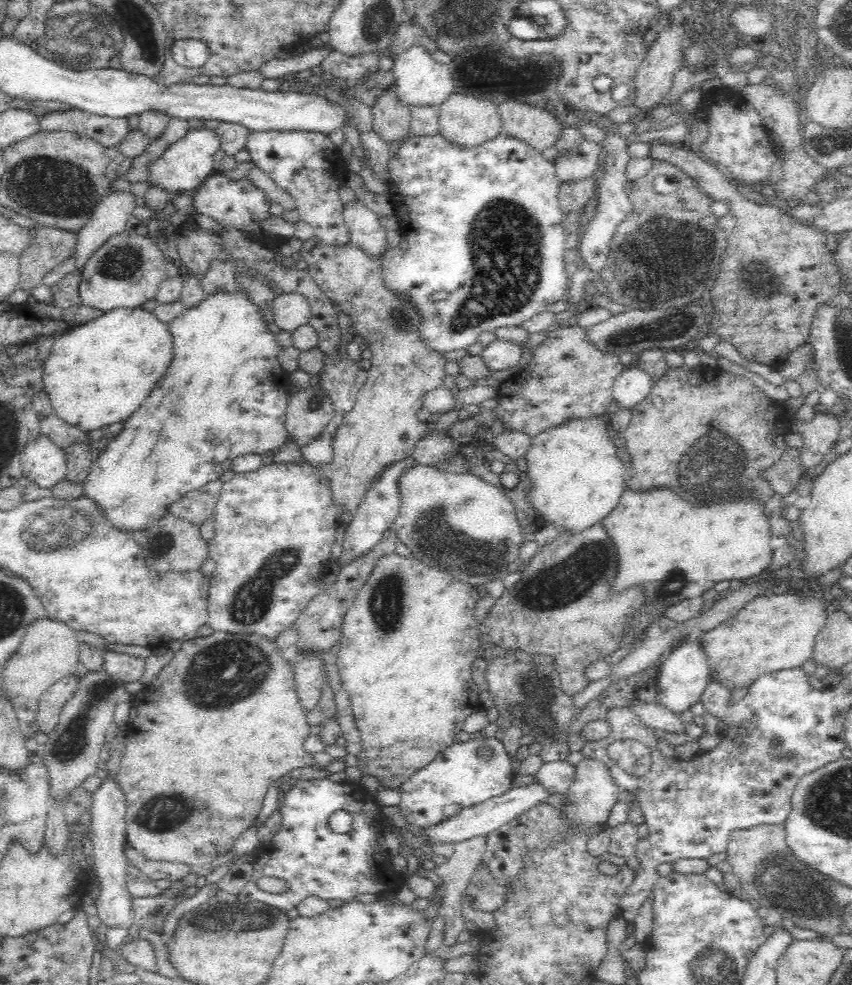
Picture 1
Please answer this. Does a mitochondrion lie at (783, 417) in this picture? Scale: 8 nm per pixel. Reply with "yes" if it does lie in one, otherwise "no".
no

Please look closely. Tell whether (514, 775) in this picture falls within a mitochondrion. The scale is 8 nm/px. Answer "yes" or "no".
no

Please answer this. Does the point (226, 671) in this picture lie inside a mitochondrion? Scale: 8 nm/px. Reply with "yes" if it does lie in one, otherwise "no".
yes

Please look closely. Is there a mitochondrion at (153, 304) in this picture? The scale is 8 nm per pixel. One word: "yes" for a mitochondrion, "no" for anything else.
no

